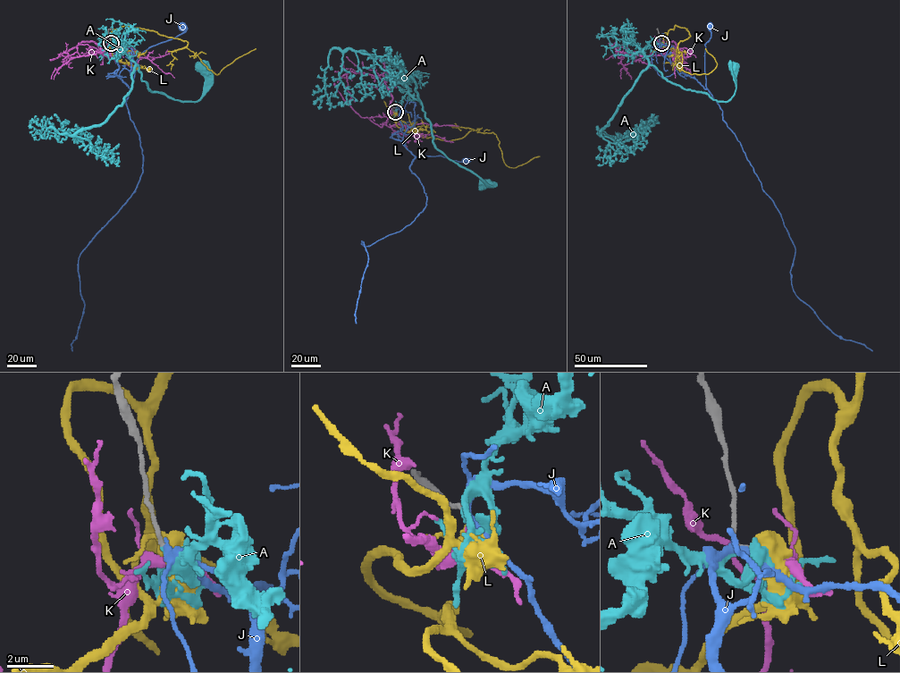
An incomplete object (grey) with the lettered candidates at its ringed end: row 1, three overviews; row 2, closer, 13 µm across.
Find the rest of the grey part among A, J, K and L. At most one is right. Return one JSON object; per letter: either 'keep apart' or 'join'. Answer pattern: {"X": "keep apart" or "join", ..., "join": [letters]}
{"A": "keep apart", "J": "keep apart", "K": "join", "L": "keep apart", "join": ["K"]}

